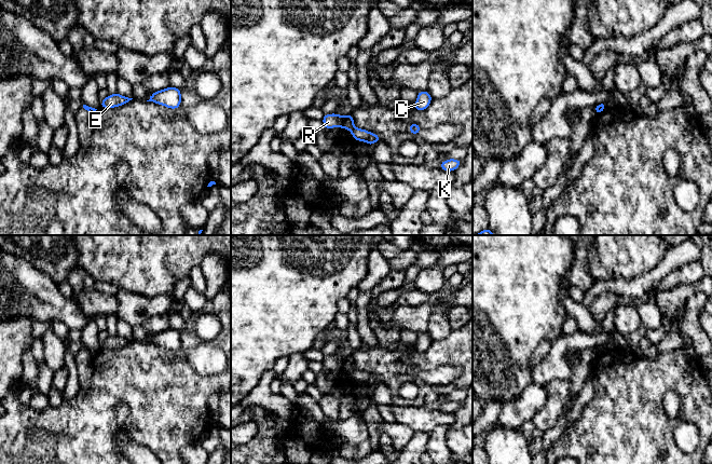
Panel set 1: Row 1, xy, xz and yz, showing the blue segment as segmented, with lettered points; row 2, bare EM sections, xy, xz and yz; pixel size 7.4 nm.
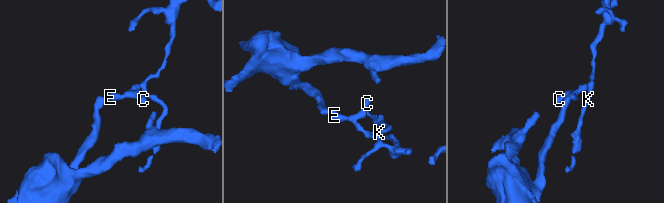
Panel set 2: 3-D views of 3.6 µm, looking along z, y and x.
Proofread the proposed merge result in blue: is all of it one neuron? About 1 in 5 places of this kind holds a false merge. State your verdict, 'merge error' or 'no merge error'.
merge error

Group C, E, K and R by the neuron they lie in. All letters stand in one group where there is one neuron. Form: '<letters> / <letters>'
C E K / R

